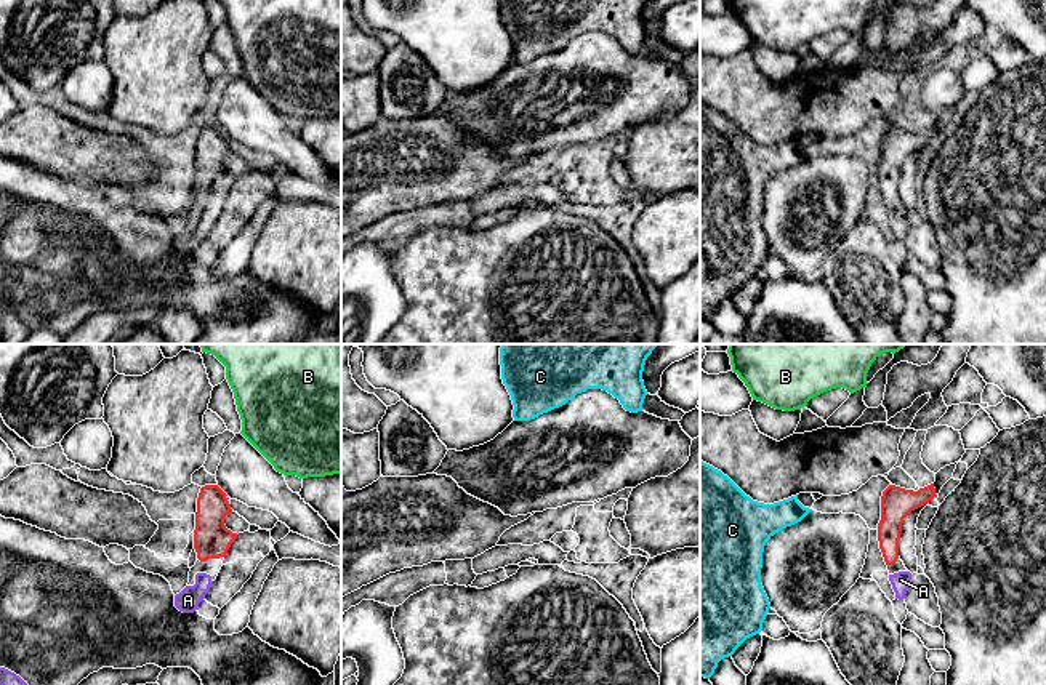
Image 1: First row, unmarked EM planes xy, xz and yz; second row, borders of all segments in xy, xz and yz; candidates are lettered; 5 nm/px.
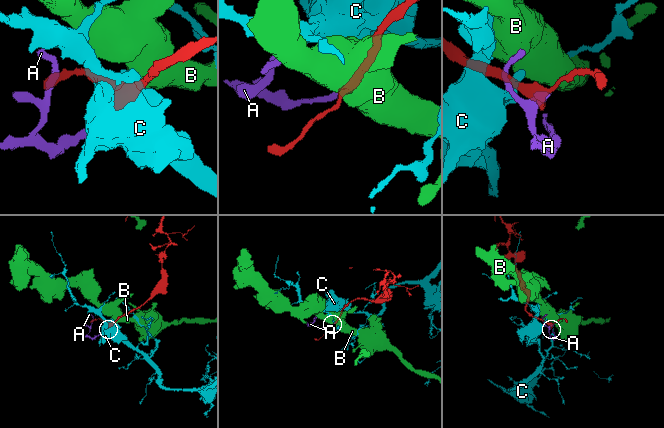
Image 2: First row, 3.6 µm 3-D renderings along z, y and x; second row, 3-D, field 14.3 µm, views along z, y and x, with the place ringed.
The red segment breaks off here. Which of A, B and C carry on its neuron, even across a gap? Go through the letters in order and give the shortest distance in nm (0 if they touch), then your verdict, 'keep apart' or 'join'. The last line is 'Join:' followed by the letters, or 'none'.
A: 50 nm apart; join
B: 280 nm apart; keep apart
C: 340 nm apart; keep apart
Join: A

